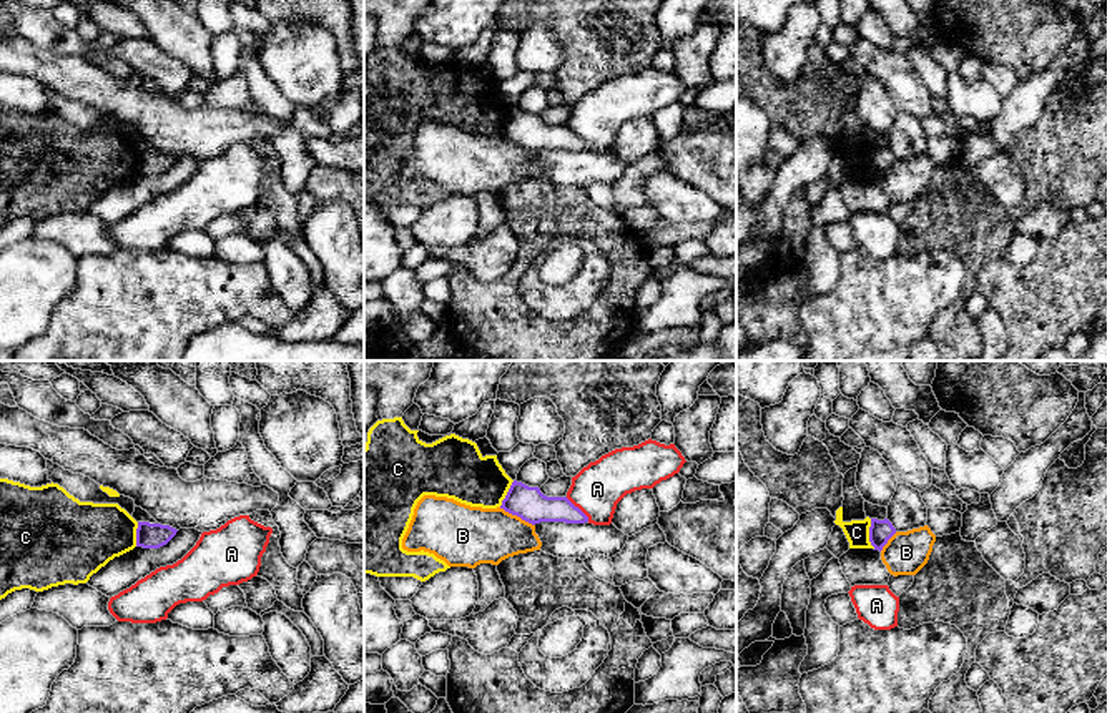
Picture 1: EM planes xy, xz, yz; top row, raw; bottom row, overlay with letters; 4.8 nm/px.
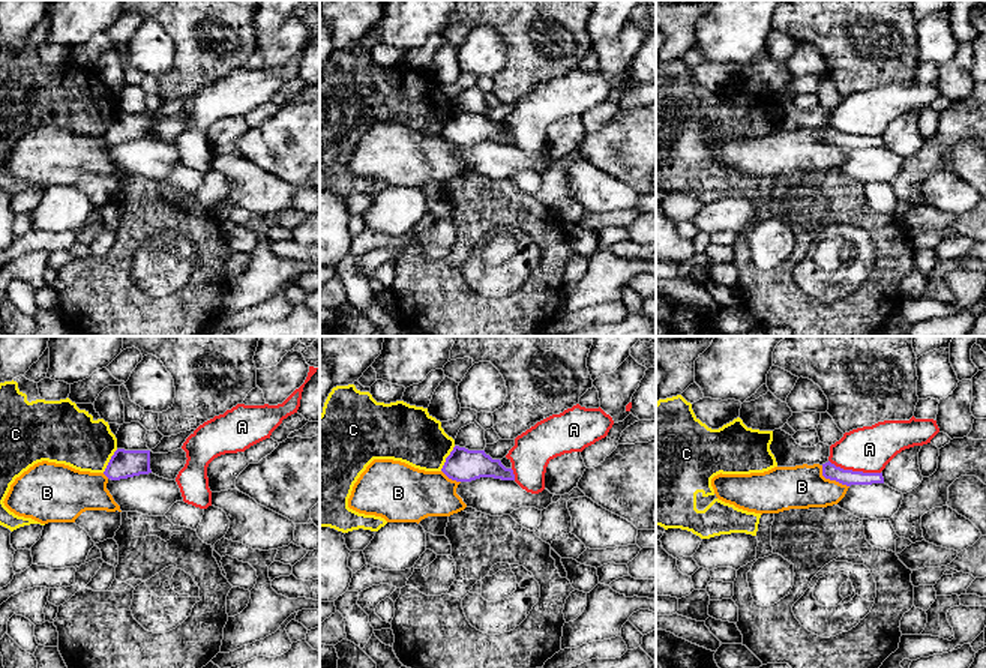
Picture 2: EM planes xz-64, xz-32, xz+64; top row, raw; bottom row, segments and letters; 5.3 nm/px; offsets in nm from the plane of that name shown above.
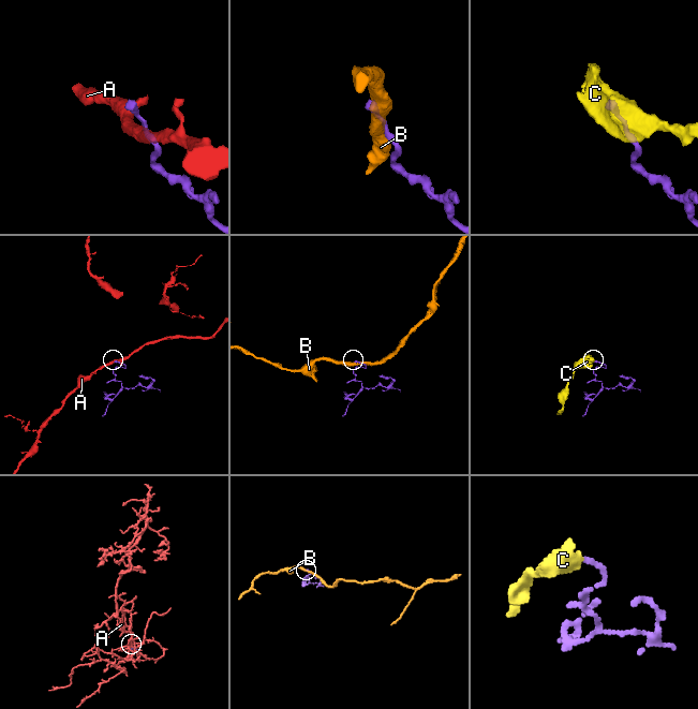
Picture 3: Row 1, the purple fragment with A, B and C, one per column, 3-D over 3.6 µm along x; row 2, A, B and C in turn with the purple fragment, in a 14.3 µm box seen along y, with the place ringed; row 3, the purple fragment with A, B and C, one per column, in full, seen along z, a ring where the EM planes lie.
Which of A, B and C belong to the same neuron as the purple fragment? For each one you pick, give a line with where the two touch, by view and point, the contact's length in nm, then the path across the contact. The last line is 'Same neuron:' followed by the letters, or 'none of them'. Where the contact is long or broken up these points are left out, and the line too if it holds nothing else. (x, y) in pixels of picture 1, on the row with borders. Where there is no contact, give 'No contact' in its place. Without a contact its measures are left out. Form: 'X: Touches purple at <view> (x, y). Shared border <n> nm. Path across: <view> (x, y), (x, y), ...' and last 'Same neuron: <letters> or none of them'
Same neuron: none of them

